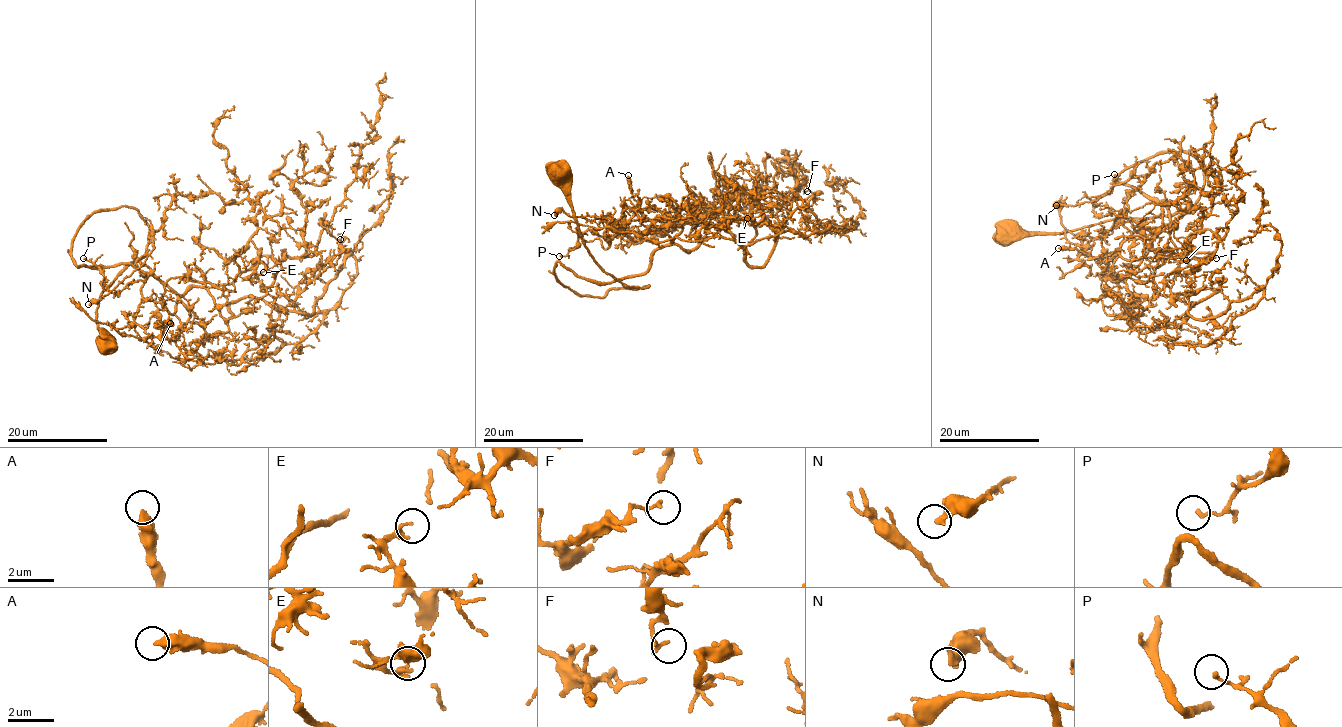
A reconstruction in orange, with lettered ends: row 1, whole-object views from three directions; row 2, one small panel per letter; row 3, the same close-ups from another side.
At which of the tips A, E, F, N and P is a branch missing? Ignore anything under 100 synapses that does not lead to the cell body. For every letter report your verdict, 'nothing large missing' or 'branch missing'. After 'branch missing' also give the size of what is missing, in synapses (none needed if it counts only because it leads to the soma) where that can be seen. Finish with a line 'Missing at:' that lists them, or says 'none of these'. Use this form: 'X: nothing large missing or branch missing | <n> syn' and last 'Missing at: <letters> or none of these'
A: nothing large missing
E: nothing large missing
F: nothing large missing
N: nothing large missing
P: nothing large missing
Missing at: none of these

